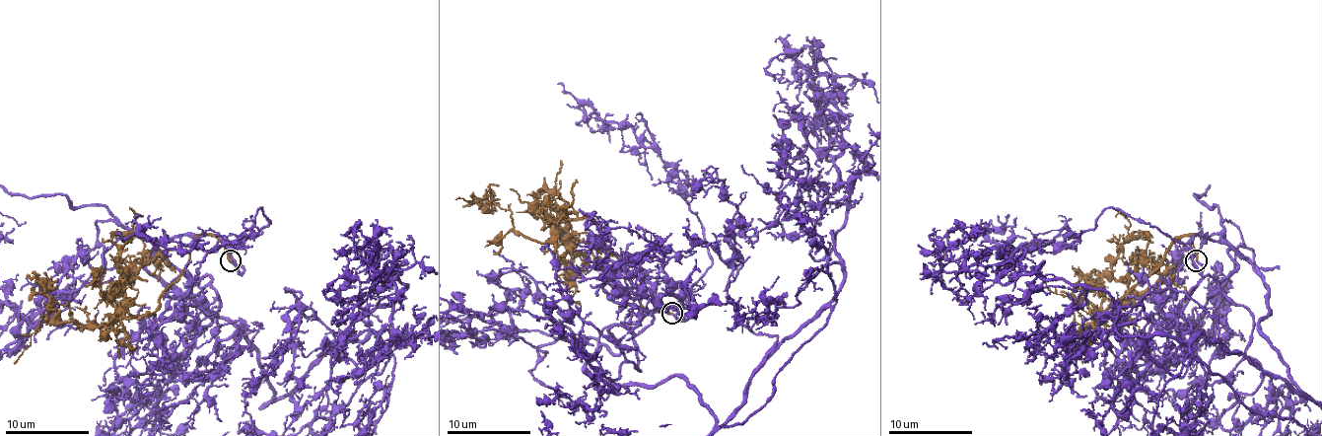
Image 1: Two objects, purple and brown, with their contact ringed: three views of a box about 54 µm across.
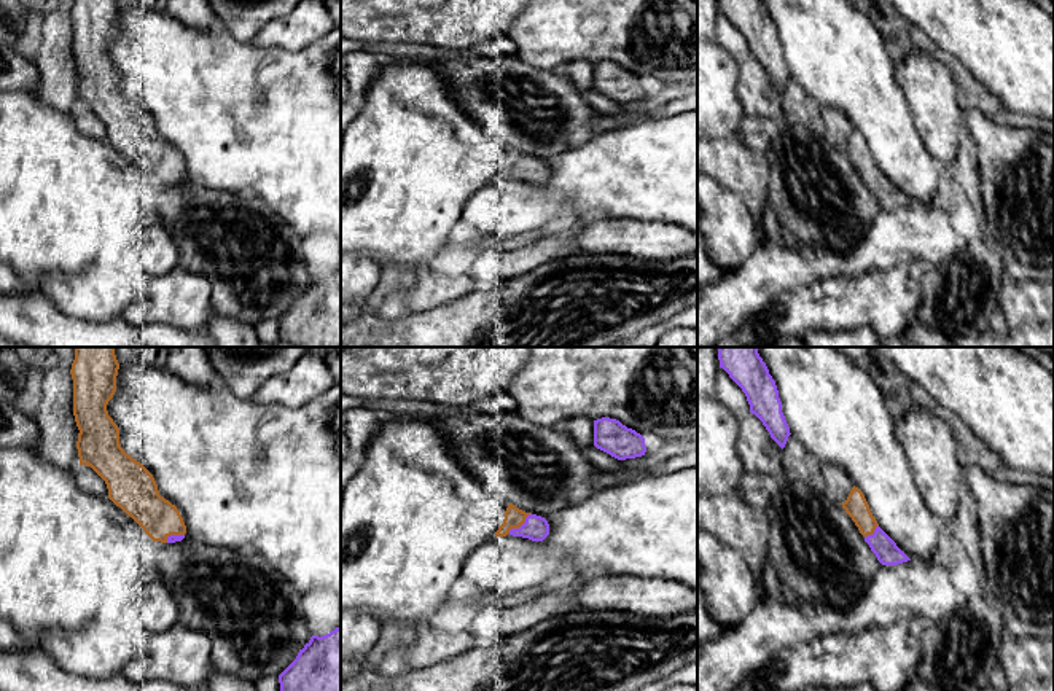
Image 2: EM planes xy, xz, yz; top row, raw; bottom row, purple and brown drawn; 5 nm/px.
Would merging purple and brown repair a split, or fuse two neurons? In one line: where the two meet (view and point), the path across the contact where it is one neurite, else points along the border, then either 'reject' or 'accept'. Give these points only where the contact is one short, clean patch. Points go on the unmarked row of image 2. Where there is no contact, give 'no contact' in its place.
xz (521, 169) | accept

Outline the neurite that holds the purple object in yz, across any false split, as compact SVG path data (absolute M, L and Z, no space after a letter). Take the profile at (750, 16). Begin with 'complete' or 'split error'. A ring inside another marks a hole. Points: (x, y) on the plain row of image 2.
complete | M718 0L720 11L742 32L755 57L771 81L783 92L790 70L782 56L782 45L775 24L761 0Z

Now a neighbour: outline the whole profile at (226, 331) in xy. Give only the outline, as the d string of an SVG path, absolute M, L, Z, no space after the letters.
M213 315L204 328L217 347L269 347L256 334L256 328L237 318Z

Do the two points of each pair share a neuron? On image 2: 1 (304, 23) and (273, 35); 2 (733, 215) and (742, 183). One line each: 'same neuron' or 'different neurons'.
1: same neuron
2: different neurons

